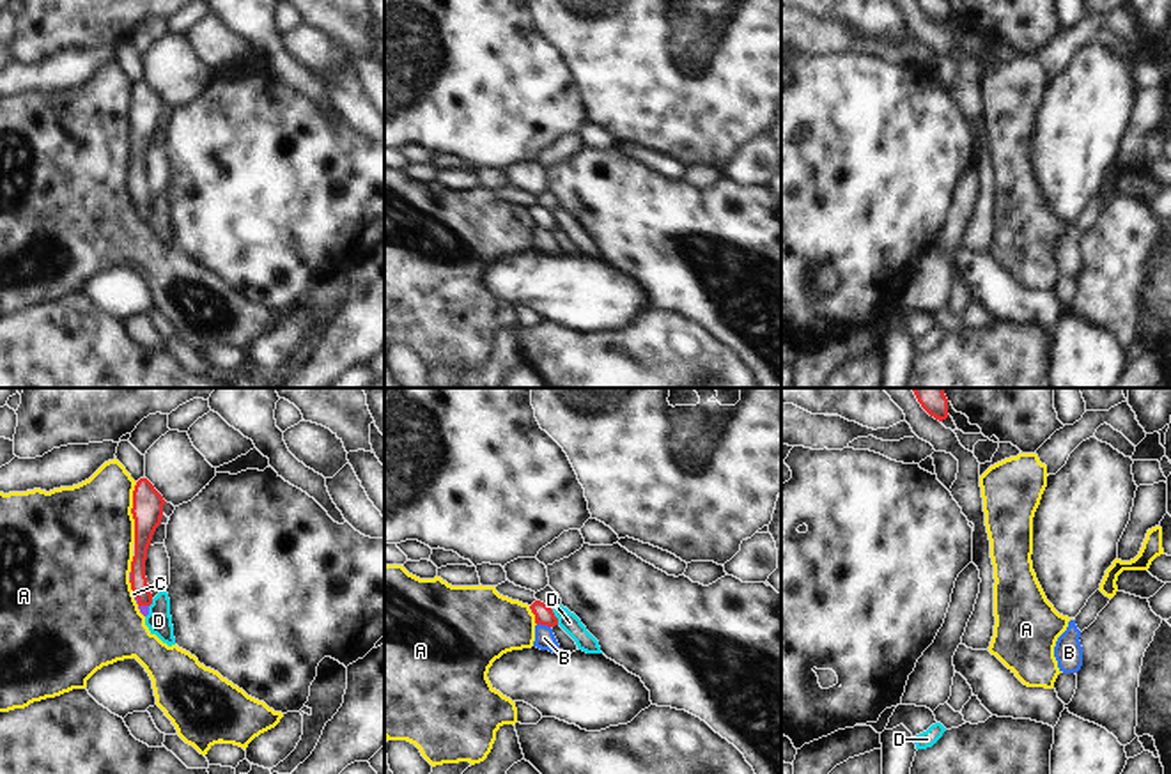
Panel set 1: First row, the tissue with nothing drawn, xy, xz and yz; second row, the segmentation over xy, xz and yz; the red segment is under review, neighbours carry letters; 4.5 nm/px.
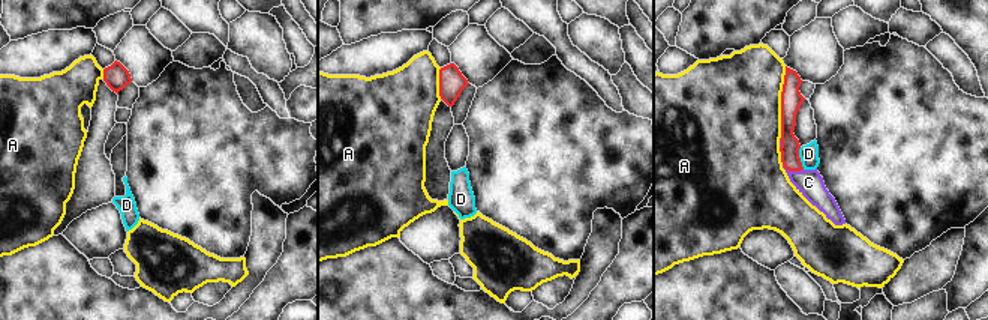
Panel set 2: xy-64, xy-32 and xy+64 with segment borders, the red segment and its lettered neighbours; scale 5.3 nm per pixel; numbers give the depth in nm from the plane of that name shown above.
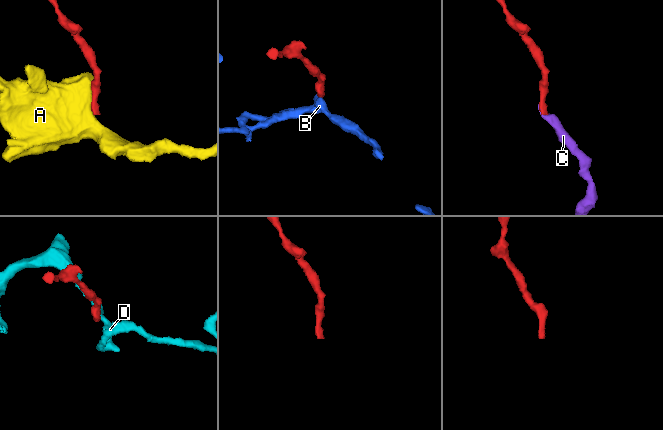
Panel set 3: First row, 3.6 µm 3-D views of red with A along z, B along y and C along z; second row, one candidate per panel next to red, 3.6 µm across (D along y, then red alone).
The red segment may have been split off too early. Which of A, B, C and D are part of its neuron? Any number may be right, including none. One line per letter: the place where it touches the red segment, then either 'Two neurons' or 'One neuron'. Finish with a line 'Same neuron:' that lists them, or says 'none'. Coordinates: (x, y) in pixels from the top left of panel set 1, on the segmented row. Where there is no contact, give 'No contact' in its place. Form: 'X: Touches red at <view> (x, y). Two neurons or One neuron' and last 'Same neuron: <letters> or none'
A: Touches red at xy (131, 512). Two neurons
B: Touches red at xz (544, 624). Two neurons
C: Touches red at xy (139, 603). One neuron
D: Touches red at xz (555, 617). Two neurons
Same neuron: C

